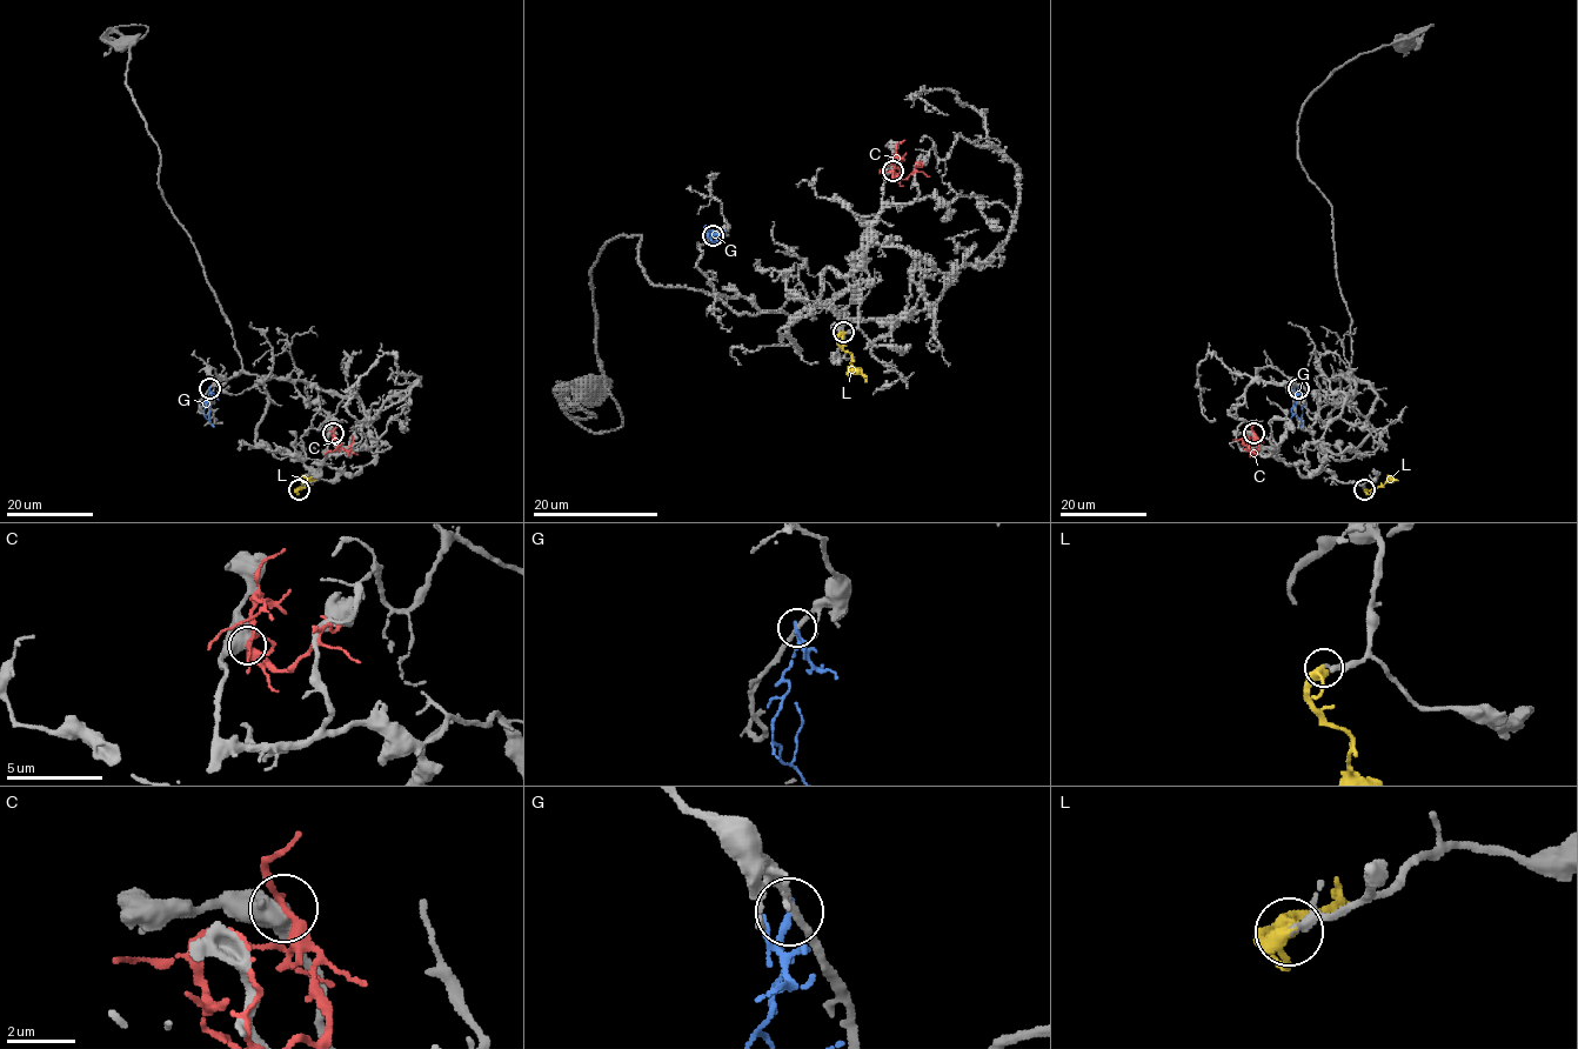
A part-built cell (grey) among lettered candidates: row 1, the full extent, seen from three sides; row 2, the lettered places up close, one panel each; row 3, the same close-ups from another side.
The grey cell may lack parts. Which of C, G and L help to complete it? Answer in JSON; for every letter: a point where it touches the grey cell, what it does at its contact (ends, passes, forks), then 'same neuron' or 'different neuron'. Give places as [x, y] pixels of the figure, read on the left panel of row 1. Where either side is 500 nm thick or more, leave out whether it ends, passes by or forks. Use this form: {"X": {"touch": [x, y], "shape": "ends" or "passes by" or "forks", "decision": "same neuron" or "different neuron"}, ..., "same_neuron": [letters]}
{"C": {"touch": [333, 433], "decision": "different neuron"}, "G": {"touch": [209, 388], "shape": "passes by", "decision": "different neuron"}, "L": {"touch": [299, 489], "shape": "passes by", "decision": "same neuron"}, "same_neuron": ["L"]}

